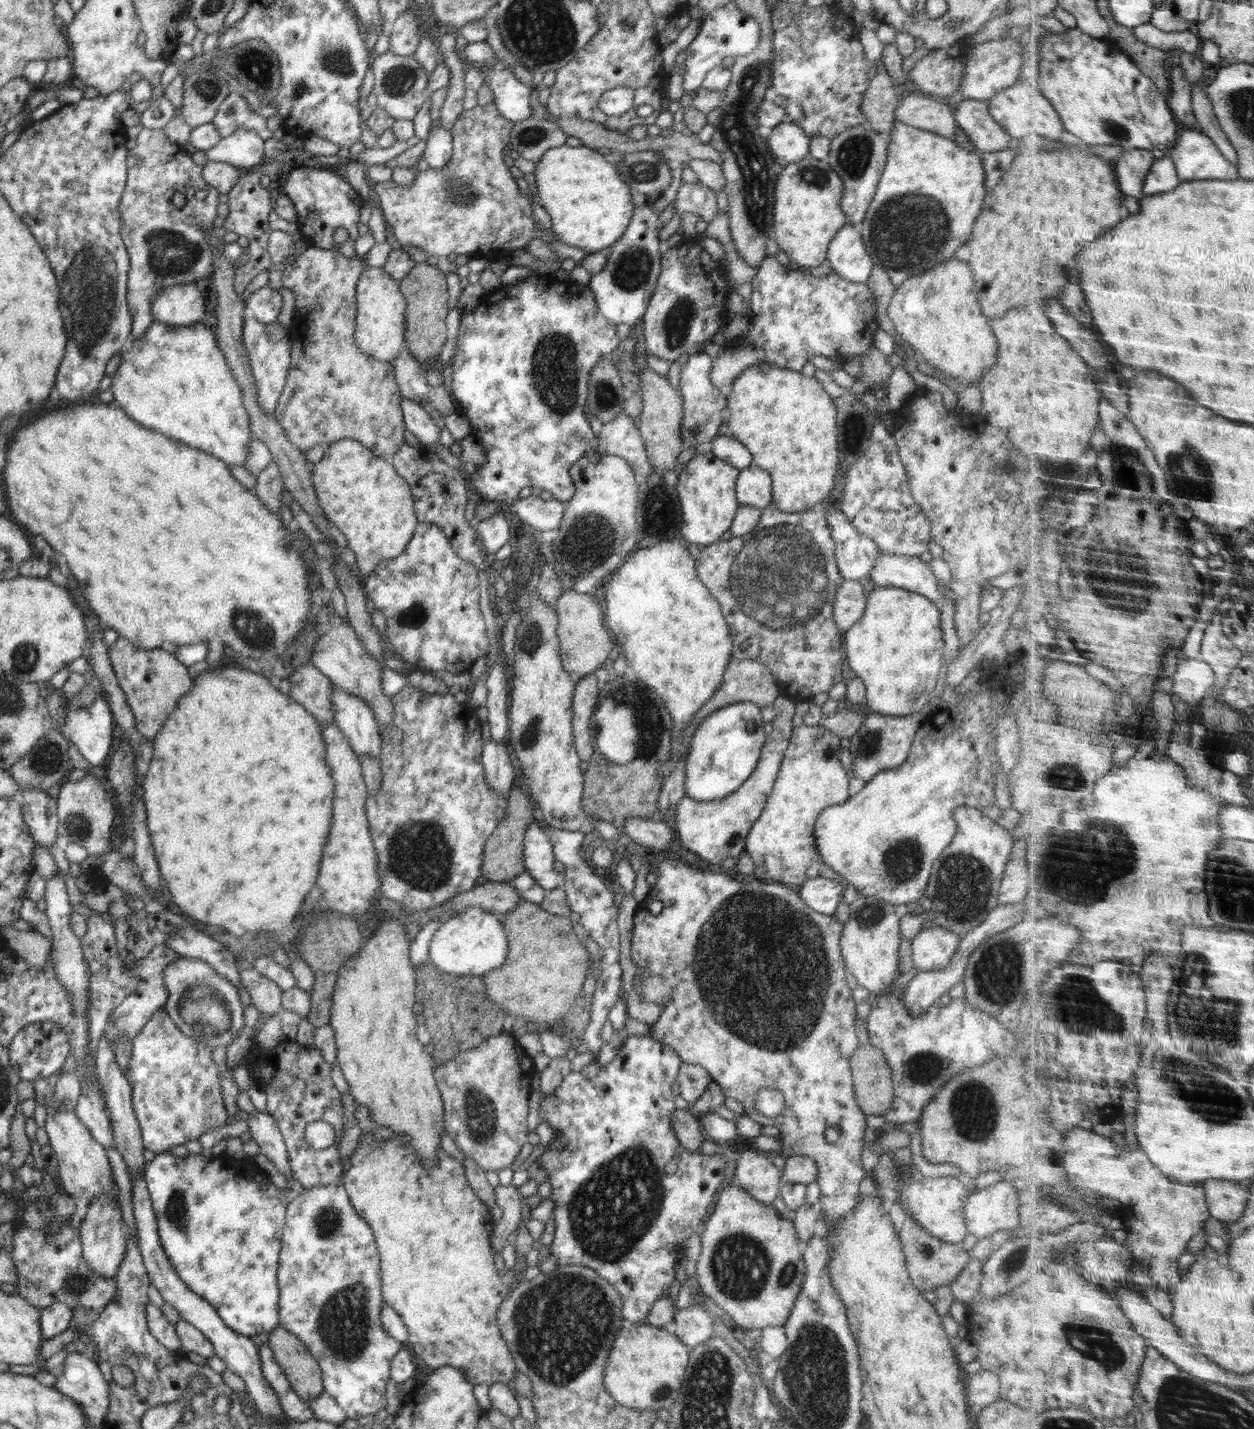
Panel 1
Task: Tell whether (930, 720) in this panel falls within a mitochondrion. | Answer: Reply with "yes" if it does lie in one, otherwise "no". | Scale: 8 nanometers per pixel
no

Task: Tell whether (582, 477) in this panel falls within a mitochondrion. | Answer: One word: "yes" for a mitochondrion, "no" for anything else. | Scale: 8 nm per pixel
no

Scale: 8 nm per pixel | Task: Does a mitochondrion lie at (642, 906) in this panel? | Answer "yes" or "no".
no

